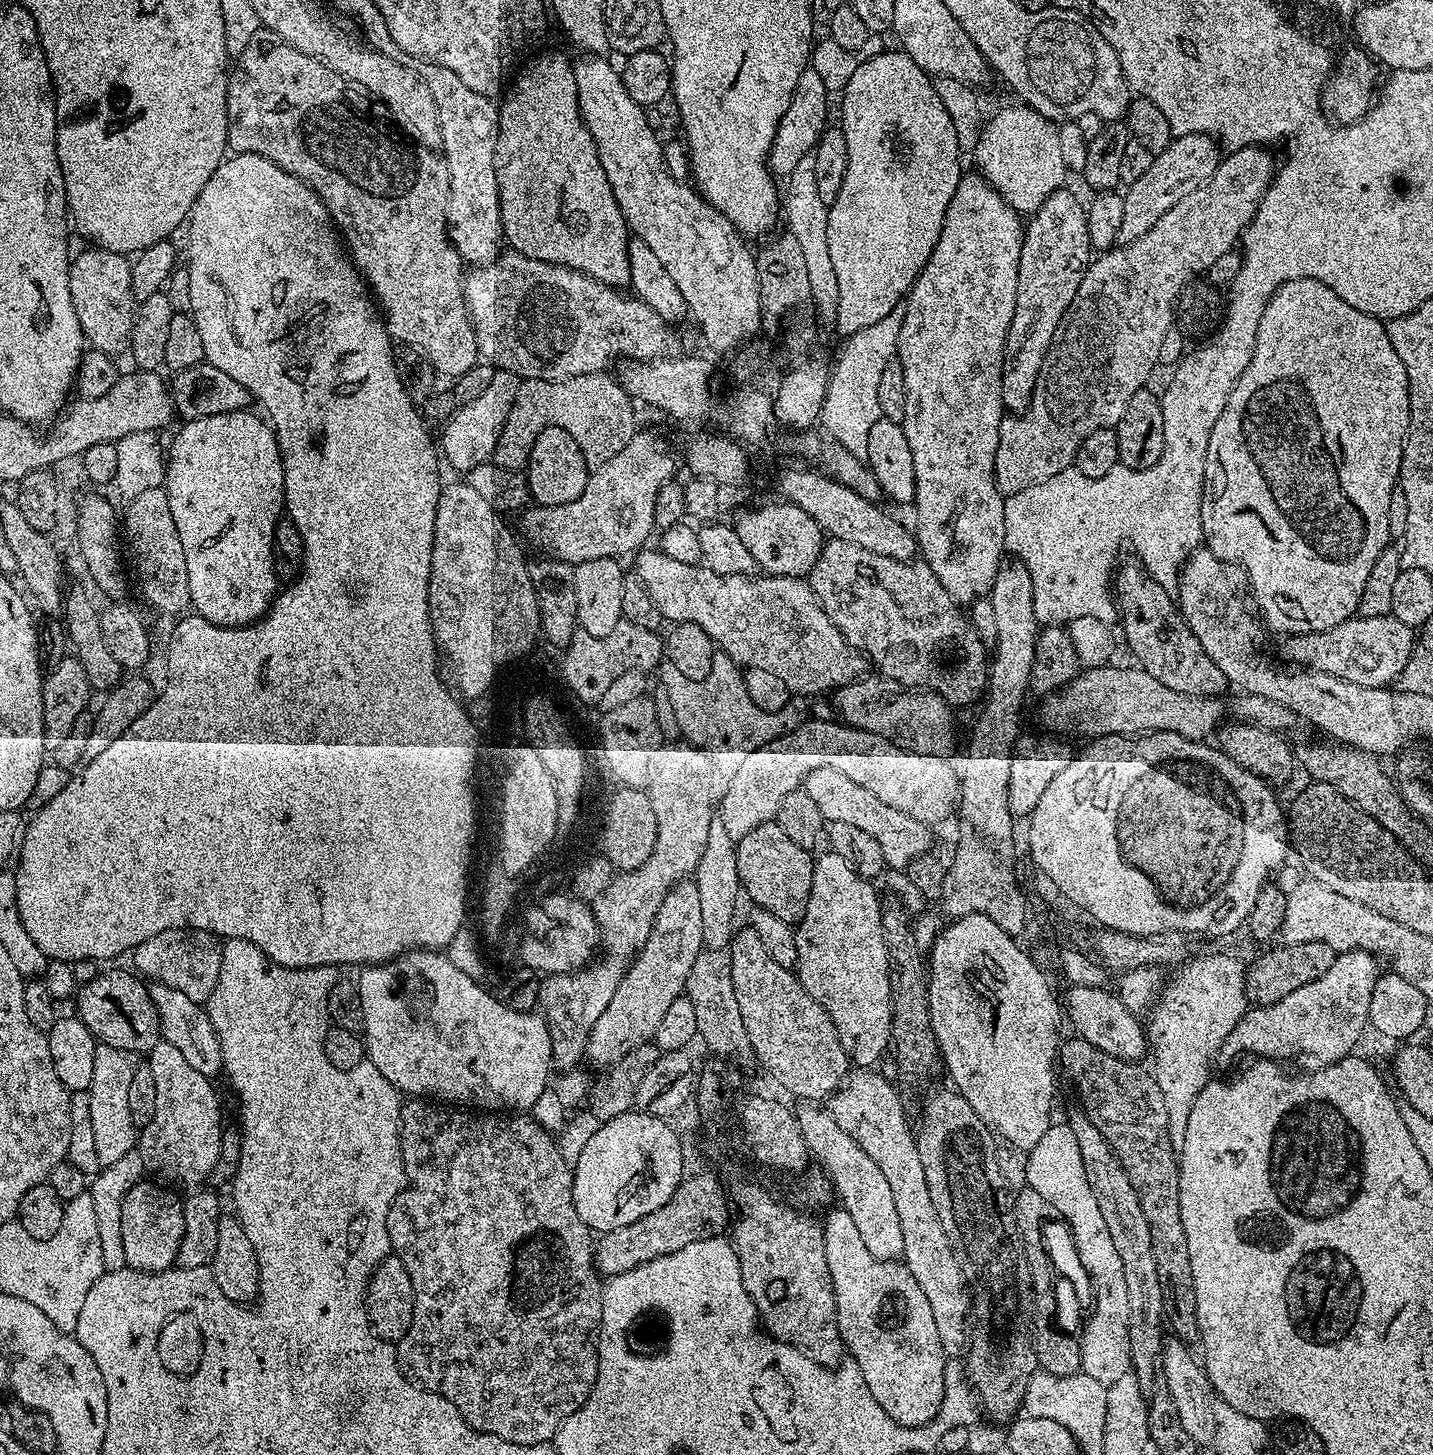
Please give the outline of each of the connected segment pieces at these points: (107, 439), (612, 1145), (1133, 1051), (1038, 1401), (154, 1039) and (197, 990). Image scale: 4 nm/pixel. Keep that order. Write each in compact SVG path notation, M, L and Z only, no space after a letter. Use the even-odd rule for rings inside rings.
M128 370L128 373L118 376L114 386L102 397L89 400L80 398L76 402L77 404L69 403L60 415L51 421L49 428L52 429L44 436L42 459L50 466L83 457L89 450L99 449L96 448L99 444L111 445L126 434L159 433L160 428L174 420L169 385L155 371Z
M629 1111L620 1120L601 1123L592 1137L585 1139L583 1151L574 1156L574 1171L570 1176L570 1198L576 1203L578 1216L593 1233L609 1232L630 1226L646 1215L646 1204L636 1204L636 1138L654 1138L669 1121L648 1112Z
M1074 982L1070 988L1070 1026L1075 1035L1088 1041L1090 1045L1100 1049L1106 1055L1121 1055L1139 1058L1146 1053L1146 1034L1143 1025L1122 1003L1115 991L1108 991L1096 984L1078 984Z
M1032 1358L1032 1372L1024 1380L1024 1392L1020 1392L1020 1404L1012 1408L1012 1417L1044 1417L1055 1419L1069 1435L1098 1434L1105 1428L1107 1410L1107 1389L1084 1373L1054 1376L1044 1372L1038 1358Z
M101 971L80 988L74 1012L101 1045L121 1048L124 1054L148 1052L156 1043L161 1043L160 1023L145 985L140 985L140 980L128 972Z
M178 929L166 930L161 934L156 934L153 938L146 940L133 947L134 954L132 962L133 969L142 975L147 972L148 968L154 967L157 970L152 974L152 980L166 985L168 988L177 990L186 998L190 998L195 1004L201 1005L210 991L214 990L217 982L216 962L206 962L202 960L202 964L212 964L212 966L202 966L198 968L198 944L210 944L208 952L212 954L212 950L218 950L215 947L217 937L210 932L198 931L196 929ZM206 968L208 968L208 976L206 976ZM212 970L212 972L210 972Z

